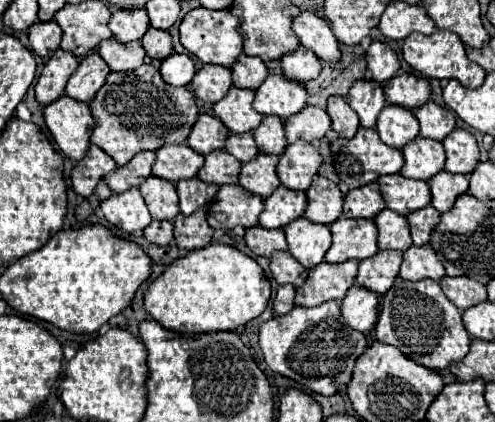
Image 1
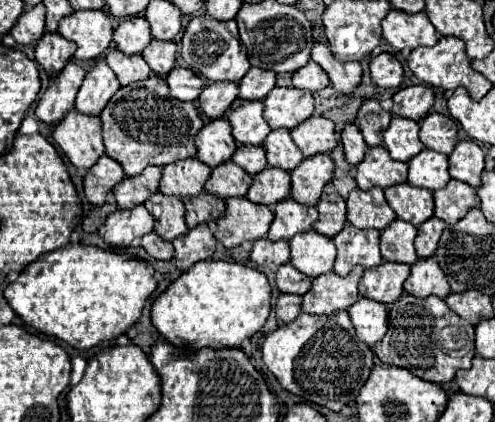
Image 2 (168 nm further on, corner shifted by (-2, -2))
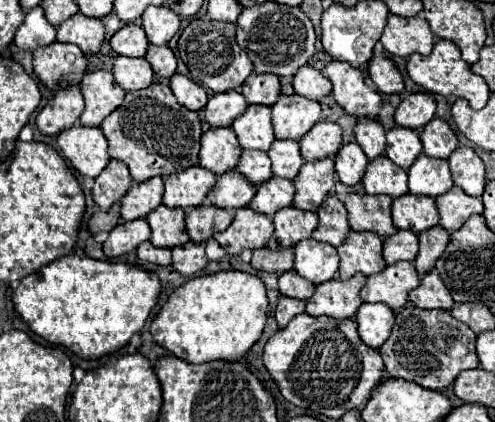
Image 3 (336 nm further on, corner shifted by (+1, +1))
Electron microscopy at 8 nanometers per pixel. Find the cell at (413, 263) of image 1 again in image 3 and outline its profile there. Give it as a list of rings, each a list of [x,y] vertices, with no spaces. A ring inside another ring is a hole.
[[[428,272],[422,278],[422,284],[410,292],[410,302],[414,302],[418,308],[424,310],[432,310],[432,308],[450,310],[454,306],[448,288],[440,280],[440,276],[436,276],[436,272]]]

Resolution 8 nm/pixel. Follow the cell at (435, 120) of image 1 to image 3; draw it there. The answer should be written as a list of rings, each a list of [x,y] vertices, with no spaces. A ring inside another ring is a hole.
[[[440,118],[430,120],[430,124],[426,124],[424,130],[420,132],[420,138],[424,144],[424,154],[430,158],[446,160],[458,148],[456,134],[448,126],[448,122]]]

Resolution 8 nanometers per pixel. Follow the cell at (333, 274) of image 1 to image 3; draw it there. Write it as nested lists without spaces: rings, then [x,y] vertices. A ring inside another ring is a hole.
[[[362,274],[350,280],[332,280],[316,286],[314,296],[306,302],[306,312],[310,316],[332,316],[332,318],[352,318],[360,308],[360,288],[366,284]]]

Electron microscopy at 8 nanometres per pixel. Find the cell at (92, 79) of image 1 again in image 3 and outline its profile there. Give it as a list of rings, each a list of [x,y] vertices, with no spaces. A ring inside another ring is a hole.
[[[98,70],[88,72],[82,80],[82,96],[84,96],[84,112],[80,116],[82,126],[94,126],[98,128],[104,118],[114,112],[124,100],[124,90],[116,84],[112,72]]]

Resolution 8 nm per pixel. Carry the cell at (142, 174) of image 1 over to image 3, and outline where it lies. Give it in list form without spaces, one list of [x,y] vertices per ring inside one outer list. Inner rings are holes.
[[[160,176],[142,184],[134,184],[122,198],[122,210],[120,210],[122,218],[126,222],[146,218],[148,212],[152,212],[156,206],[162,204],[162,194],[164,194],[164,182]]]

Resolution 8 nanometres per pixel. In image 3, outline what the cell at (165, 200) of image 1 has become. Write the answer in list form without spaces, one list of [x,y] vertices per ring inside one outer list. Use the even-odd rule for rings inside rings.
[[[160,204],[156,210],[148,214],[146,222],[152,228],[150,242],[156,248],[176,248],[190,240],[186,234],[184,212],[180,208],[170,210],[164,204]]]

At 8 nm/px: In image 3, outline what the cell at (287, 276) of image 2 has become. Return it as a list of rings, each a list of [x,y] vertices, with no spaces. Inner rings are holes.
[[[294,270],[280,274],[278,278],[278,286],[280,286],[280,294],[288,296],[288,298],[298,298],[298,300],[308,300],[312,296],[312,292],[316,290],[316,286],[308,280],[304,280],[302,276],[298,276]]]

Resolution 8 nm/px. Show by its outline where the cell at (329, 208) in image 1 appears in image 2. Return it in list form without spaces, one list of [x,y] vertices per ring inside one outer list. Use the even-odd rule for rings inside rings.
[[[323,193],[317,203],[319,219],[315,221],[315,231],[325,237],[335,237],[347,223],[345,219],[345,201],[337,193]]]

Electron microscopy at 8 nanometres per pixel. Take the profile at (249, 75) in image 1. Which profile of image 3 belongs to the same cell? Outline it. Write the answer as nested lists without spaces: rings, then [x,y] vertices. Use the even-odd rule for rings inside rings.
[[[254,74],[242,86],[242,94],[248,104],[272,106],[280,98],[280,80],[272,74]]]

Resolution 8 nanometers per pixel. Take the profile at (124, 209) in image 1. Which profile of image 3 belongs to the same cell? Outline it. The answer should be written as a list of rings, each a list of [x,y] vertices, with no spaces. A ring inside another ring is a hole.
[[[146,220],[124,222],[110,232],[108,240],[104,242],[104,254],[106,258],[118,258],[122,254],[134,252],[146,240],[150,240],[150,226]]]

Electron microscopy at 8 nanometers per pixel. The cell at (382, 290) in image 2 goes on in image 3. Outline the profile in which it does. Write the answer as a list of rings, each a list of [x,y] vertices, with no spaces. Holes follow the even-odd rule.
[[[400,262],[368,276],[366,286],[360,290],[360,298],[364,302],[384,302],[392,310],[400,310],[408,304],[408,292],[418,286],[420,278],[414,264]]]

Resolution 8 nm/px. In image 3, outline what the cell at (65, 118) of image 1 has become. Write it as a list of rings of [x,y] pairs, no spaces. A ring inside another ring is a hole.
[[[72,126],[70,130],[60,132],[58,146],[62,148],[62,154],[70,160],[74,170],[88,178],[96,178],[110,162],[108,142],[100,128]]]

